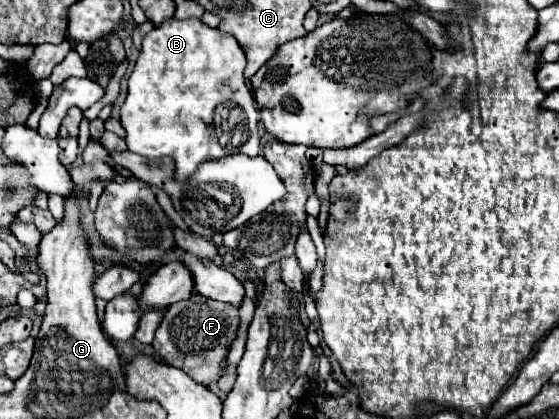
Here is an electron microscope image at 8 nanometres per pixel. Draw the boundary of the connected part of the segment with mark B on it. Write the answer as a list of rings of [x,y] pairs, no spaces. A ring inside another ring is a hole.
[[[168,18],[164,24],[148,32],[142,40],[134,72],[128,78],[126,102],[120,108],[120,122],[126,130],[128,150],[144,158],[174,158],[178,180],[186,180],[194,174],[198,164],[204,160],[216,160],[236,152],[258,156],[258,108],[254,108],[252,92],[244,80],[244,64],[246,60],[238,40],[234,36],[224,36],[218,28],[206,26],[200,18]]]

